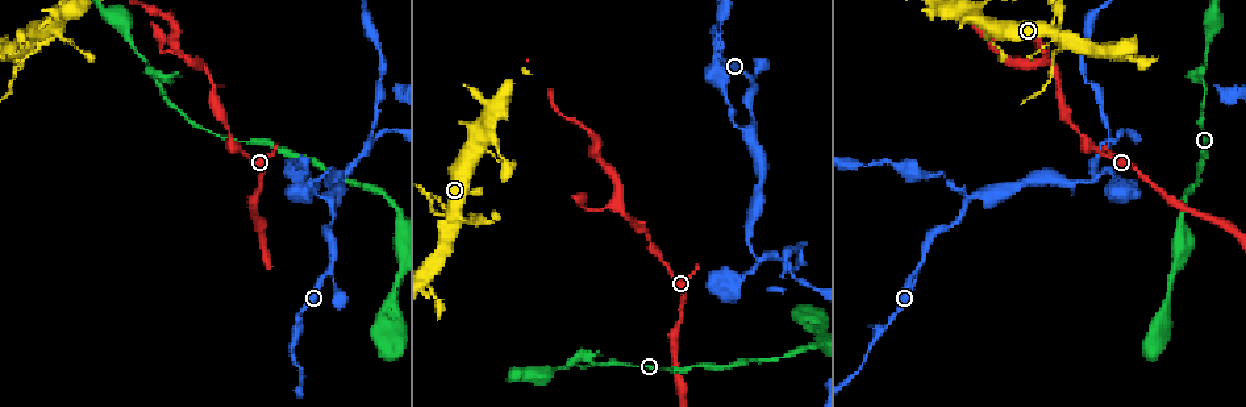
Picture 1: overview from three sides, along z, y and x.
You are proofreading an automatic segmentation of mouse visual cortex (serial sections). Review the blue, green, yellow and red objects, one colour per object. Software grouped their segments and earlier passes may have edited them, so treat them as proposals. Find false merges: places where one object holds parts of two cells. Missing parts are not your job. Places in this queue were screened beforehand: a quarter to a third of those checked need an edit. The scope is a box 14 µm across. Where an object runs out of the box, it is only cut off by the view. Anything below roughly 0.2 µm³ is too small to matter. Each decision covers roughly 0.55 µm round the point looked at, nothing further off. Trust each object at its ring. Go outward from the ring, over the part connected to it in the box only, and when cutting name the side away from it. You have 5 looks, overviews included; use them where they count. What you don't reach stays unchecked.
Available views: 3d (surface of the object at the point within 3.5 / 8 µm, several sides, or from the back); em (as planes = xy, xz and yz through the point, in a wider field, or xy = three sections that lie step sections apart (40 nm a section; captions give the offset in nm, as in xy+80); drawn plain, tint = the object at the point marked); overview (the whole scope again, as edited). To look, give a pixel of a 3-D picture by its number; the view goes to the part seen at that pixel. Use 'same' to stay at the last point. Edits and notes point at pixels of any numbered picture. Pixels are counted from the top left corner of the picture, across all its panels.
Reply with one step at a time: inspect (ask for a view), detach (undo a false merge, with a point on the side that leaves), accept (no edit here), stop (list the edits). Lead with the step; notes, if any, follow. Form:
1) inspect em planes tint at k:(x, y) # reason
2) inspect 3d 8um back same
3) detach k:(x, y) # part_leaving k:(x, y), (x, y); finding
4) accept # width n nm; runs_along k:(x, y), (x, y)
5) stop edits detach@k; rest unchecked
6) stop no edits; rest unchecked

inspect 3d 8um at 1:(968, 202) # branch point

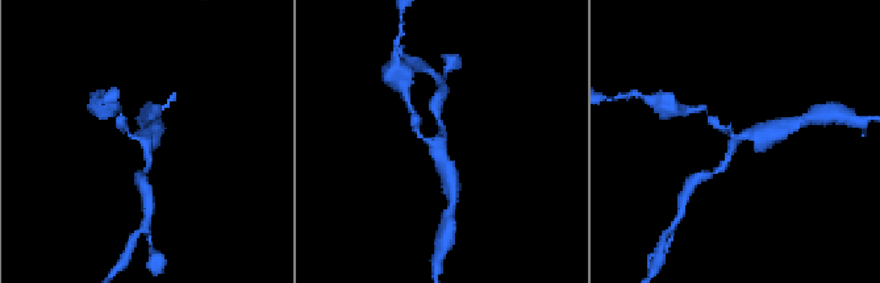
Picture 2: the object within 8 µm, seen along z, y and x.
inspect em xy step 1 tint at 2:(441, 143)

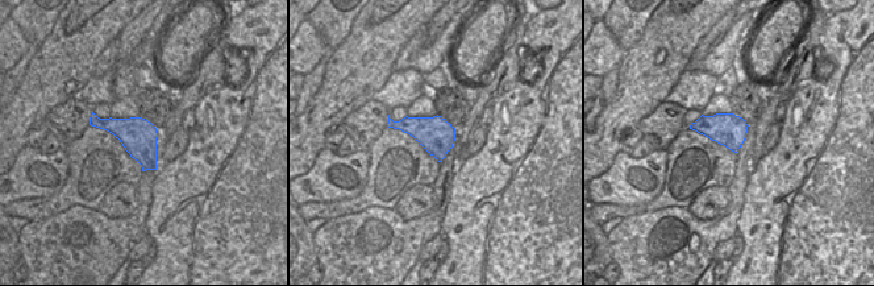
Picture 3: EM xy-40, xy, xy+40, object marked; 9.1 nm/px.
accept # runs_along 2:(713, 173), (738, 137), (766, 132); continuous, no second cell

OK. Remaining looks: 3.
inspect 3d 3.5um at 1:(40, 42) # abrupt turn

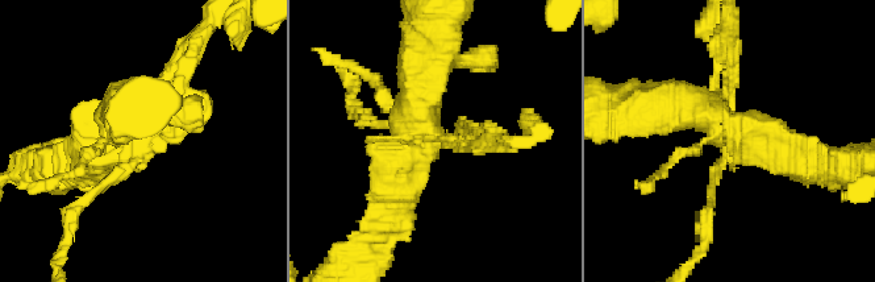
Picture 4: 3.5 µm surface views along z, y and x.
inspect em xy step 3 tint at 4:(139, 145)

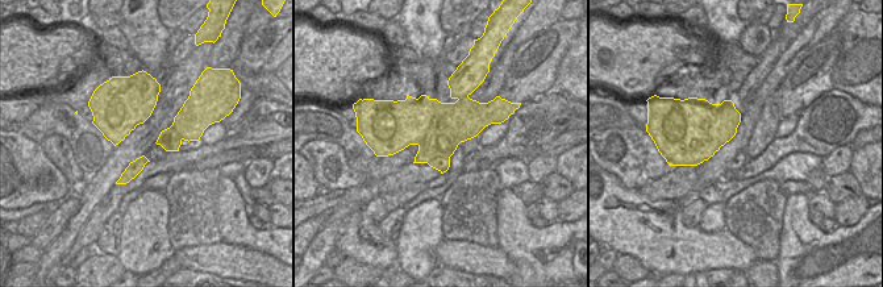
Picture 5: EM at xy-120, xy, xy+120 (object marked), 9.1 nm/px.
detach 4:(187, 74) # part_leaving 4:(441, 137), (509, 144), (525, 131); two cells meet here

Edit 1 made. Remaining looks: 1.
stop edits detach@4; rest unchecked

